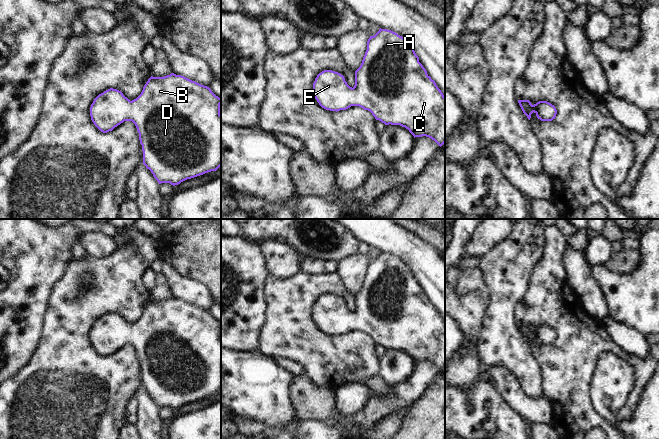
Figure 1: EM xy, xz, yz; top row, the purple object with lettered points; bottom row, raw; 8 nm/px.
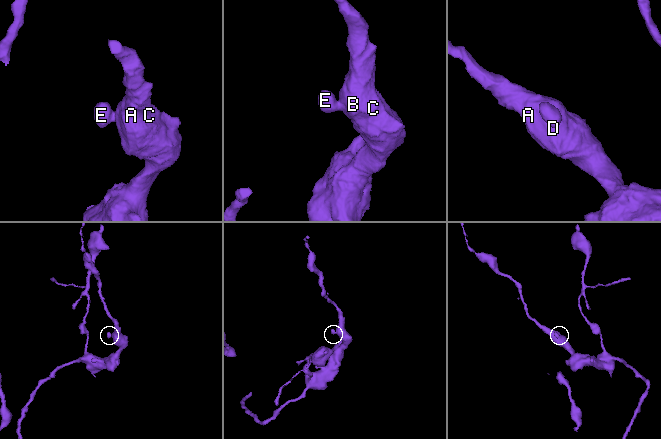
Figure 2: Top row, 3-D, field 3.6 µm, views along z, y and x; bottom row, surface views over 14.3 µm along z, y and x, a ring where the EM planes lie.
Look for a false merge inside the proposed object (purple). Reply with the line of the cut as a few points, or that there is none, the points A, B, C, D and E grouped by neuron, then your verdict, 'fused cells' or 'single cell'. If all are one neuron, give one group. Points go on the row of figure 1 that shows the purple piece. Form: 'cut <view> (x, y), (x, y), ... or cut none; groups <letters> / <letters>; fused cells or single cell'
cut none; groups A B C D E; single cell

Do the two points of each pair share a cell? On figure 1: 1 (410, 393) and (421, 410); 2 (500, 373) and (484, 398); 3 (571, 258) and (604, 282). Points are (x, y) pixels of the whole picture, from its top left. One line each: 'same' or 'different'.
1: different
2: different
3: different

